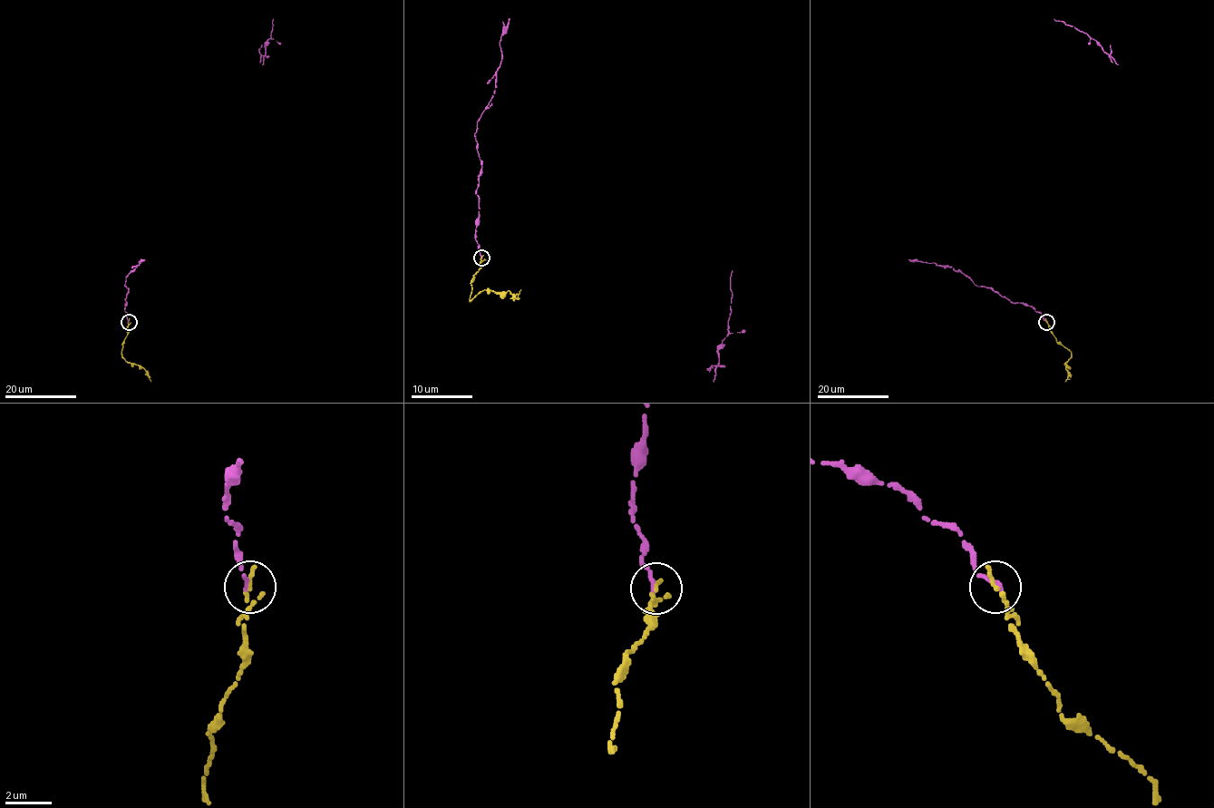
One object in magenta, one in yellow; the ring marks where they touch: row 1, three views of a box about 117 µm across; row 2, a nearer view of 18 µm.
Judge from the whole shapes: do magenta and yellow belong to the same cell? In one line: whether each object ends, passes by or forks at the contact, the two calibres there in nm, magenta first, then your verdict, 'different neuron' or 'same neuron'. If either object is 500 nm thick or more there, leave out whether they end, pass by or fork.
magenta ends; yellow passes by; calibres 240 and 150 nm; same neuron

